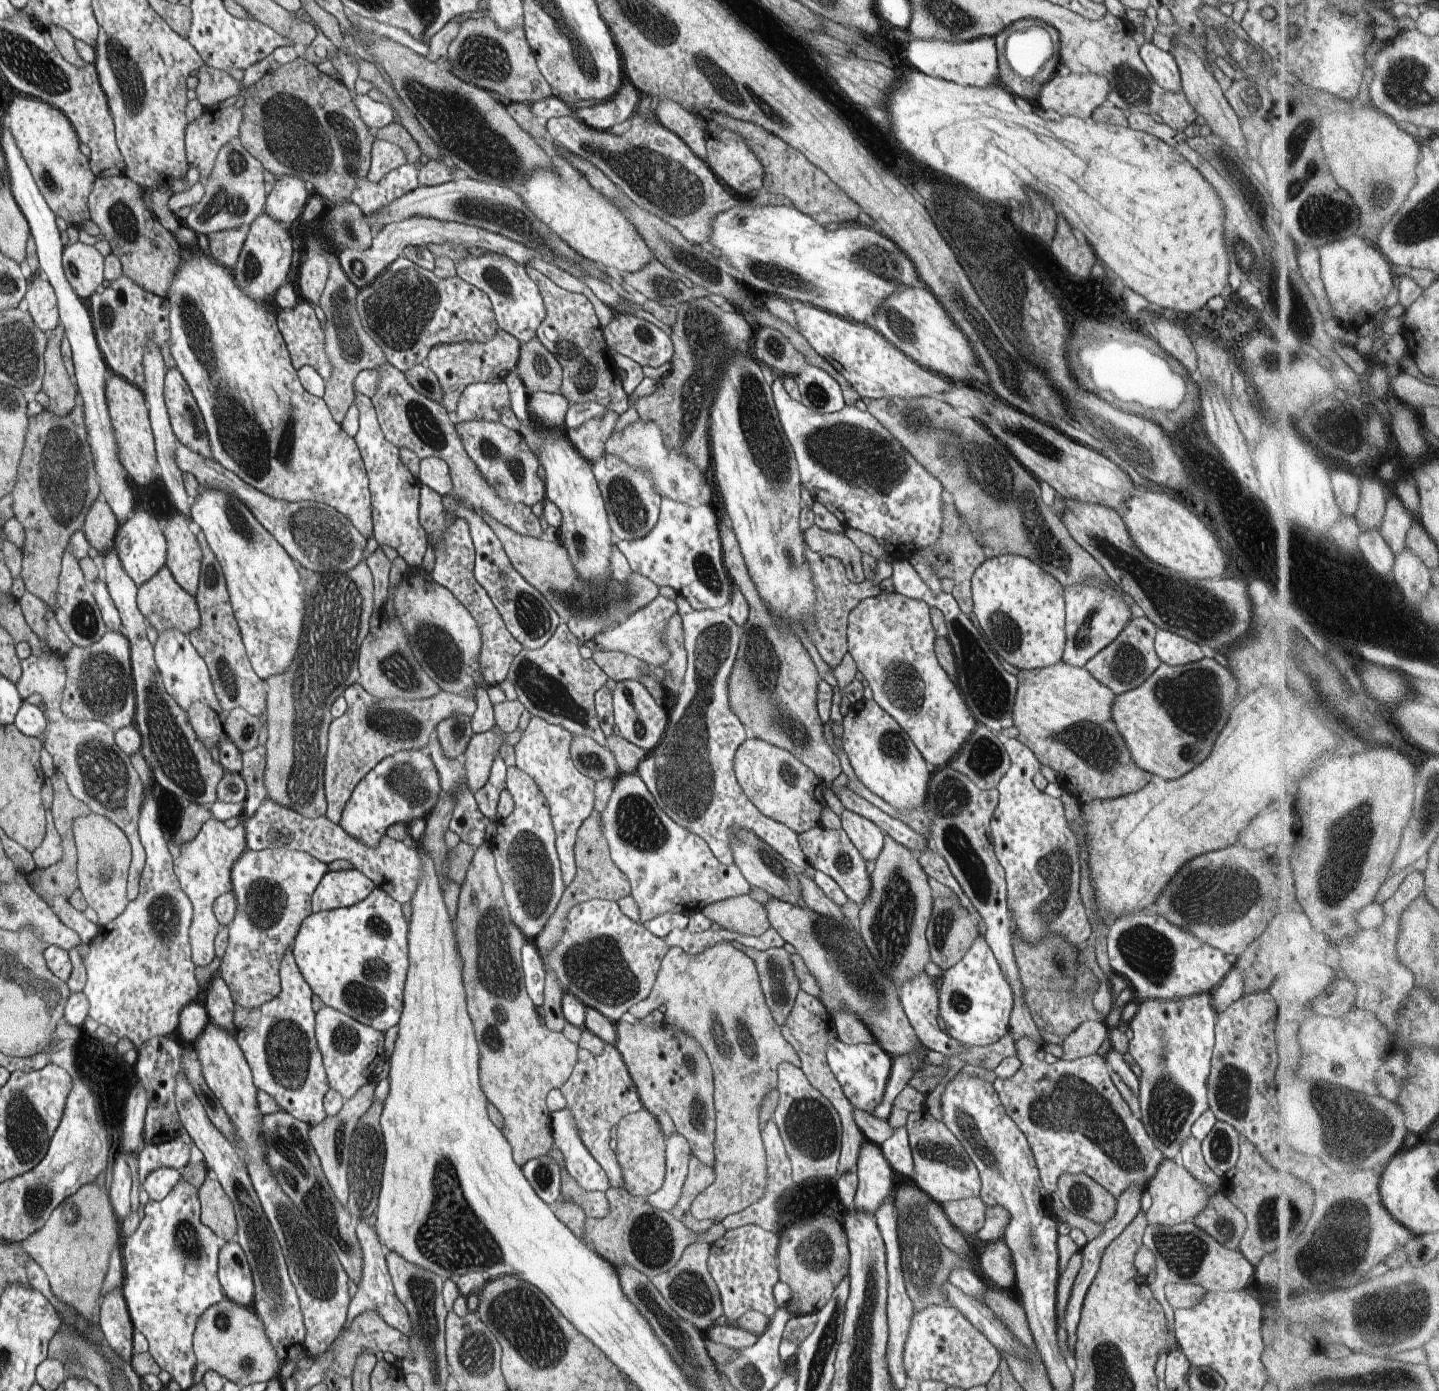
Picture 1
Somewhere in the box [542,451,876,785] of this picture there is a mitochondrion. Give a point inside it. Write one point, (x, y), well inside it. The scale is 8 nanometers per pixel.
(760, 666)

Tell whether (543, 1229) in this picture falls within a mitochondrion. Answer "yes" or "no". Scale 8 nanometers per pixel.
no

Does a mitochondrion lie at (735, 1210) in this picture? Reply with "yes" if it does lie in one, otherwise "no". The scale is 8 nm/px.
no

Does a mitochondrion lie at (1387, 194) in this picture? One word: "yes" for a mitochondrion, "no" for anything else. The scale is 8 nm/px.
yes

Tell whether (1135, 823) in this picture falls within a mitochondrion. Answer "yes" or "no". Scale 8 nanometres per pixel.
no

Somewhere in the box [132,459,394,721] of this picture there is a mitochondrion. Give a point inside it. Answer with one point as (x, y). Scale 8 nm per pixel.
(328, 542)

